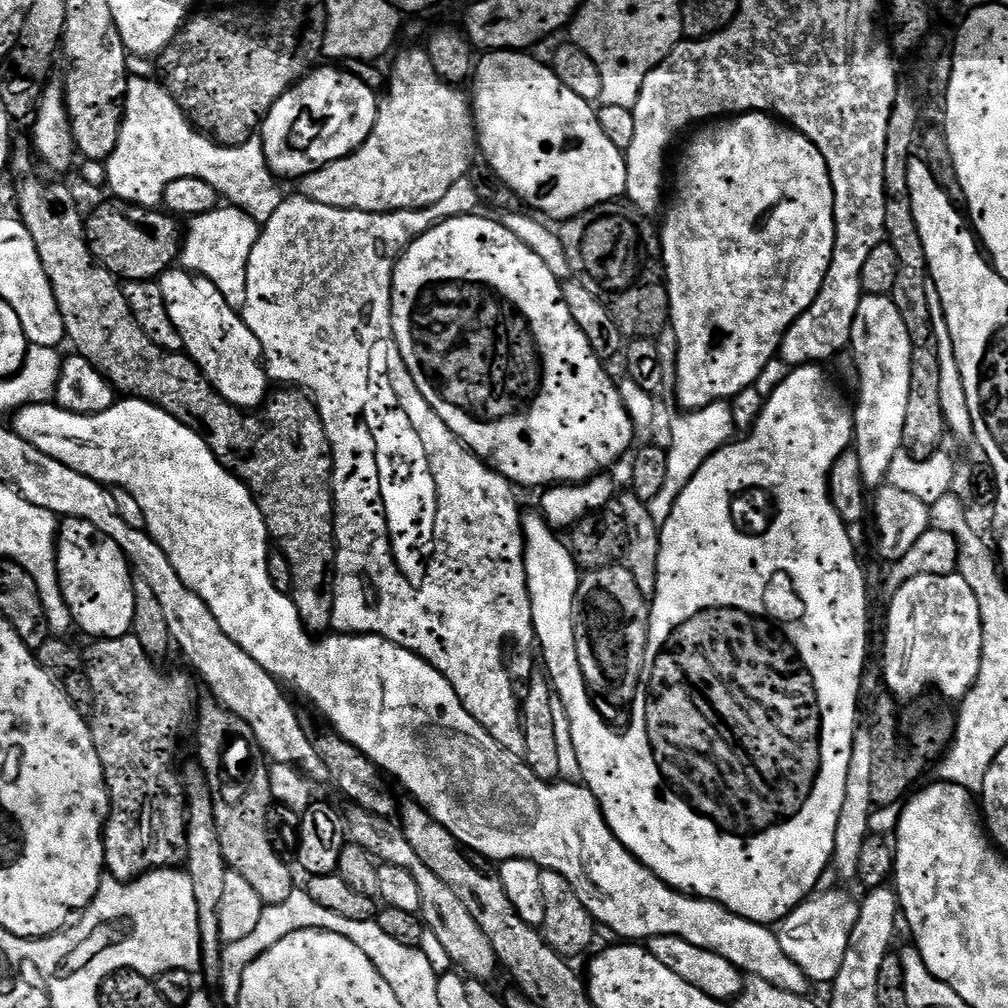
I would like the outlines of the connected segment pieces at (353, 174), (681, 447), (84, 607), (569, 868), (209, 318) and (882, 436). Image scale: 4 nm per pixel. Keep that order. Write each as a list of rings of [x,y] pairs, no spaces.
[[[423,47],[406,49],[392,64],[388,87],[378,104],[374,130],[366,142],[346,158],[338,158],[317,172],[299,177],[299,195],[310,198],[310,202],[322,202],[322,206],[363,212],[418,210],[442,202],[442,198],[450,194],[450,186],[473,171],[472,159],[478,156],[474,109],[469,97],[460,92],[463,91],[457,85],[448,84],[438,70],[434,70],[434,62],[430,62]]]
[[[727,403],[711,404],[705,408],[700,408],[697,412],[685,411],[684,416],[676,416],[672,420],[672,444],[668,448],[670,463],[666,473],[666,483],[662,485],[662,490],[653,500],[647,504],[650,515],[658,525],[664,524],[666,518],[670,518],[670,510],[674,510],[674,502],[682,490],[690,482],[690,478],[700,475],[702,462],[710,458],[719,448],[733,439],[732,431],[736,428],[736,420],[732,417],[732,412]]]
[[[82,518],[59,521],[56,538],[56,565],[62,594],[72,615],[72,623],[88,638],[122,638],[132,631],[134,622],[134,575],[123,550],[102,530],[82,522]]]
[[[131,398],[117,399],[116,403],[110,406],[110,410],[102,410],[98,414],[74,414],[55,402],[26,404],[11,417],[11,420],[10,427],[13,432],[18,434],[18,438],[26,438],[26,442],[30,442],[30,446],[36,447],[37,450],[42,450],[42,454],[50,454],[50,458],[58,458],[58,462],[62,462],[62,466],[70,466],[70,470],[78,470],[78,474],[86,474],[86,478],[94,478],[94,482],[107,484],[109,488],[130,494],[130,498],[136,499],[138,506],[142,506],[144,528],[152,535],[154,542],[158,542],[158,546],[162,546],[166,558],[170,558],[170,566],[174,566],[174,570],[178,570],[178,578],[182,578],[182,582],[186,582],[186,586],[190,586],[190,590],[194,590],[194,594],[198,594],[198,598],[202,598],[202,602],[206,602],[206,606],[210,606],[210,614],[214,614],[214,618],[218,618],[217,625],[222,626],[226,638],[230,638],[230,642],[238,642],[238,646],[242,646],[242,650],[246,650],[246,654],[250,654],[250,658],[254,658],[254,662],[258,662],[258,666],[262,666],[262,670],[269,672],[275,680],[280,681],[281,685],[287,686],[289,689],[292,687],[306,703],[313,704],[332,723],[329,724],[331,731],[335,732],[337,736],[341,736],[346,742],[350,742],[350,746],[362,750],[362,754],[366,754],[366,758],[374,761],[381,773],[387,774],[393,781],[396,779],[408,791],[407,795],[411,799],[417,800],[435,820],[442,822],[442,826],[446,826],[446,830],[450,830],[450,834],[454,834],[456,841],[464,845],[467,851],[476,852],[479,856],[485,856],[487,860],[493,862],[529,860],[537,864],[541,870],[562,874],[562,878],[566,878],[566,882],[570,882],[574,894],[578,894],[578,898],[582,898],[582,906],[586,906],[586,910],[590,910],[593,920],[596,923],[606,923],[625,941],[647,942],[653,936],[677,936],[690,942],[690,946],[702,946],[702,950],[710,950],[710,954],[718,954],[720,957],[726,958],[726,962],[730,962],[740,973],[762,978],[762,982],[770,982],[770,986],[778,986],[778,990],[790,990],[790,994],[799,996],[803,996],[809,991],[807,988],[810,988],[810,982],[806,978],[806,974],[802,974],[802,970],[798,970],[798,966],[794,966],[794,962],[790,962],[790,958],[786,958],[780,945],[779,935],[769,925],[750,922],[746,918],[726,910],[726,906],[722,906],[718,902],[689,896],[677,892],[668,884],[663,884],[649,868],[628,853],[626,846],[622,846],[618,842],[618,838],[610,830],[610,826],[589,788],[585,788],[580,782],[549,782],[538,778],[538,774],[534,774],[534,770],[530,770],[530,766],[525,764],[521,757],[506,750],[498,742],[494,742],[494,738],[490,738],[490,734],[473,718],[470,710],[466,710],[466,706],[458,698],[454,686],[450,686],[448,679],[430,662],[426,662],[418,654],[381,636],[324,634],[317,638],[309,632],[294,606],[291,595],[279,592],[274,586],[274,582],[270,582],[270,570],[268,569],[270,537],[266,522],[262,518],[262,510],[258,510],[252,491],[234,473],[226,470],[226,466],[222,466],[222,462],[218,462],[218,458],[212,453],[210,446],[193,428],[178,422],[178,418],[166,414],[166,410],[162,410],[150,402]]]
[[[183,266],[169,268],[159,277],[158,283],[162,290],[162,298],[166,298],[166,310],[170,310],[170,322],[182,326],[184,352],[199,366],[204,377],[218,390],[218,394],[222,394],[222,398],[226,398],[234,407],[245,410],[259,409],[270,396],[268,370],[264,367],[262,346],[258,338],[254,338],[254,334],[247,331],[243,333],[244,348],[240,348],[239,342],[236,341],[236,324],[238,328],[242,320],[241,313],[229,306],[222,294],[218,294],[218,286],[214,286],[214,282],[210,282],[204,276],[197,276],[195,272],[189,272]]]
[[[861,295],[858,314],[854,314],[851,352],[856,359],[856,372],[860,375],[860,401],[854,404],[854,450],[862,465],[865,489],[875,490],[887,481],[890,462],[894,462],[894,454],[903,449],[902,426],[906,426],[906,405],[910,403],[910,330],[906,330],[906,322],[902,322],[902,314],[898,314],[898,306],[894,306],[891,295]]]

